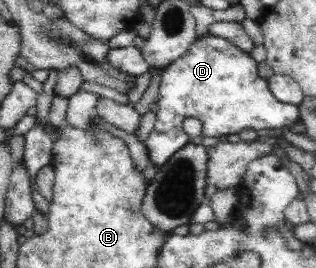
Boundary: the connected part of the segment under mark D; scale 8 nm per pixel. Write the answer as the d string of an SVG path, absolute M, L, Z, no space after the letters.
M208 32L202 37L197 37L183 56L162 68L159 100L156 102L159 111L156 113L153 131L145 141L150 161L157 166L157 170L165 166L169 159L190 143L190 137L185 134L182 126L186 118L199 120L203 125L202 135L207 138L238 134L248 128L255 131L291 128L295 123L300 122L298 106L283 104L275 99L275 95L267 86L267 79L259 78L257 63L248 52L237 48L232 41Z

